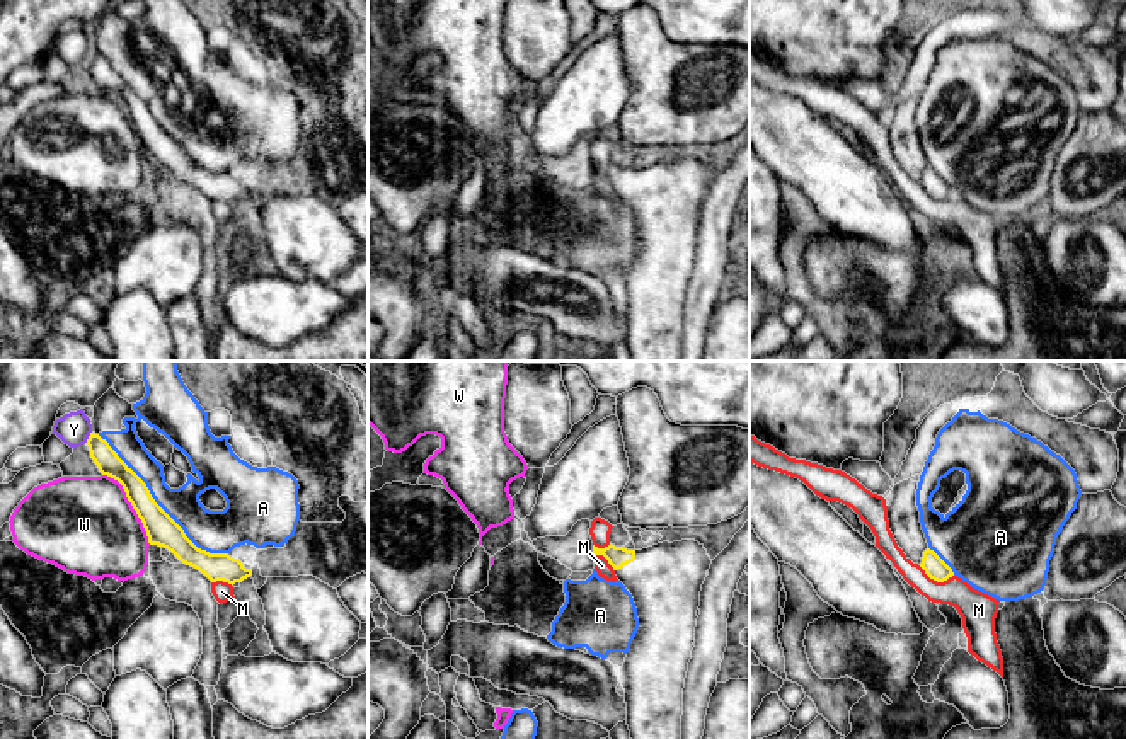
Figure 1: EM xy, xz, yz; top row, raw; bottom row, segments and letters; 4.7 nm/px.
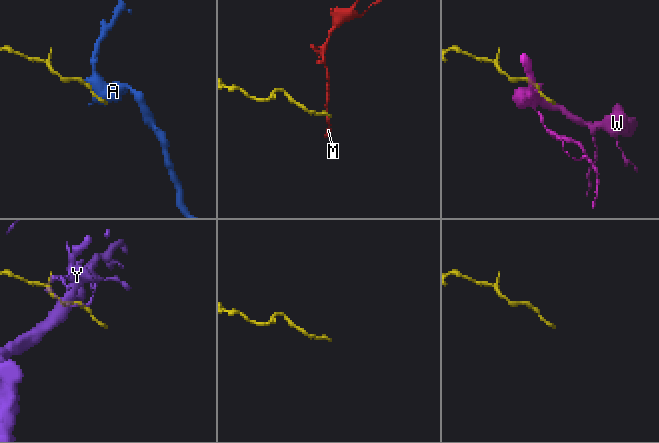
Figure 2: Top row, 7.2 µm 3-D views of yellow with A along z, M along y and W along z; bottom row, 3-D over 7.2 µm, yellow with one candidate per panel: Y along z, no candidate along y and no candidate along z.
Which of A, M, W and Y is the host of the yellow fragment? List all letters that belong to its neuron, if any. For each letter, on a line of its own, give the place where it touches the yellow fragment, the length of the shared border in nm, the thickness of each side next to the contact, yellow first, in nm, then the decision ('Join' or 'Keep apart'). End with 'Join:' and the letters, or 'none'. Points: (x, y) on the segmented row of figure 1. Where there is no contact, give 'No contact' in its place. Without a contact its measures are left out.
A: Touches yellow at xy (157, 504). Shared border 850 nm. Thickness 150 nm (yellow) against 170 nm. Keep apart
M: Touches yellow at yz (936, 579). Shared border 180 nm. Thickness 100 nm (yellow) against 170 nm. Keep apart
W: Touches yellow at xy (132, 504). Shared border 400 nm. Thickness 150 nm (yellow) against 460 nm. Keep apart
Y: Touches yellow at xy (89, 438). Shared border 70 nm. Thickness 120 nm (yellow) against 160 nm. Keep apart
Join: none

